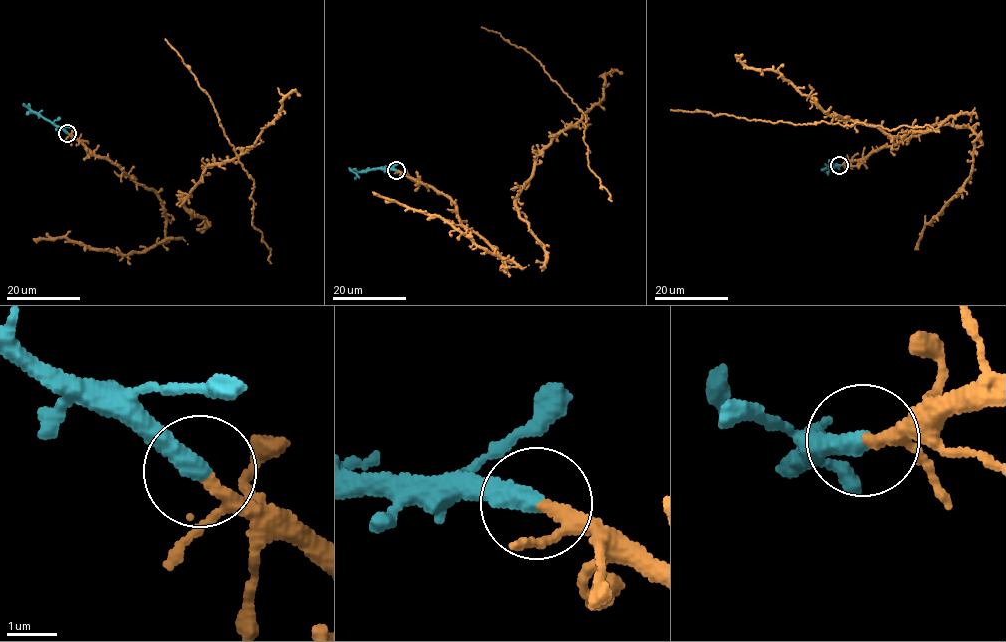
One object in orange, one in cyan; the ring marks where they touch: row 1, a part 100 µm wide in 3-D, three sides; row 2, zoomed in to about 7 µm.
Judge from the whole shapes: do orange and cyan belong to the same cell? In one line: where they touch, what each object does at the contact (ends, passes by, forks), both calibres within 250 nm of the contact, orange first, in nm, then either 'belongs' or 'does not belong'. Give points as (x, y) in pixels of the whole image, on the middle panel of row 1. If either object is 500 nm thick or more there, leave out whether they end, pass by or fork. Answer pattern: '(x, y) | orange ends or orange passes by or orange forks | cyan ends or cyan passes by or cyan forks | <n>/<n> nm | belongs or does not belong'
(396, 170) | orange passes by | cyan ends | 190/420 nm | belongs

